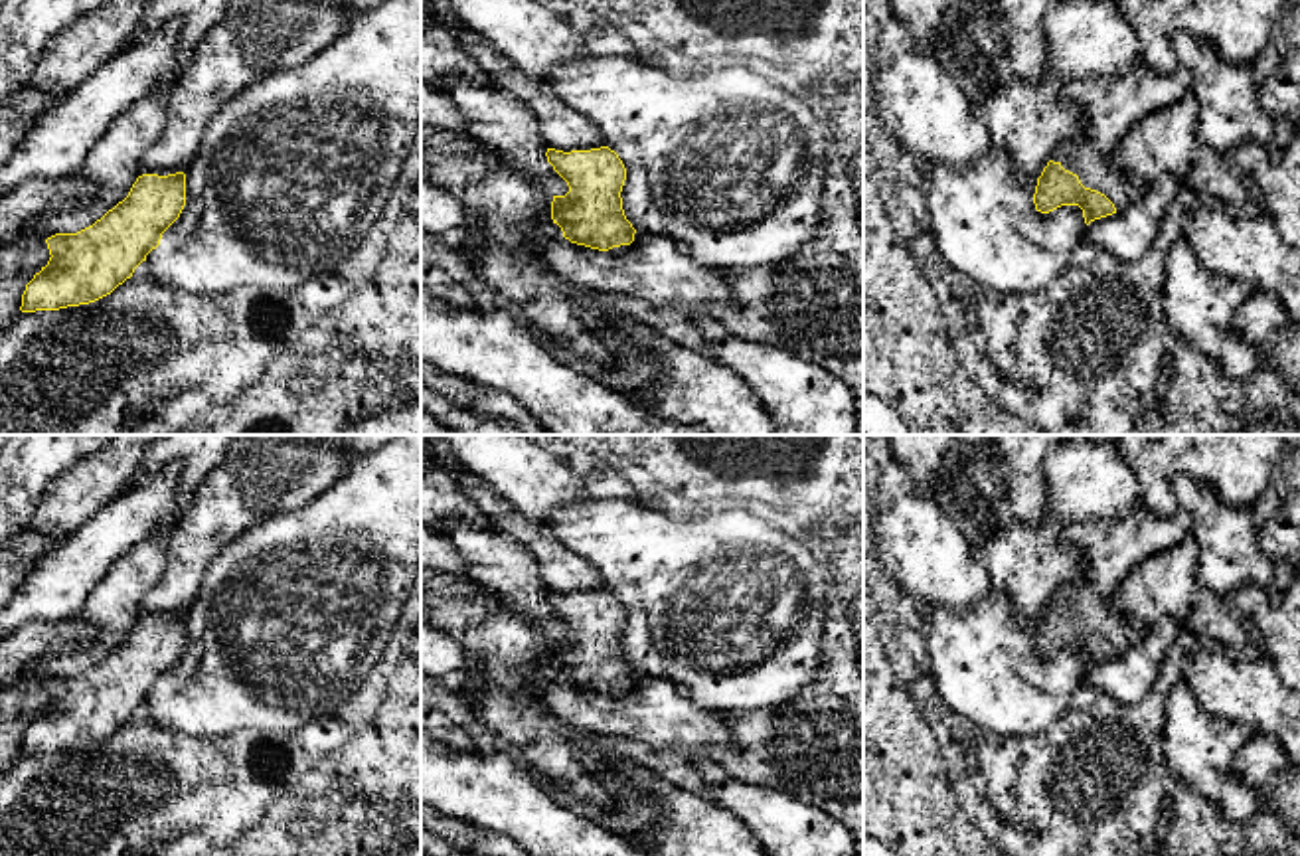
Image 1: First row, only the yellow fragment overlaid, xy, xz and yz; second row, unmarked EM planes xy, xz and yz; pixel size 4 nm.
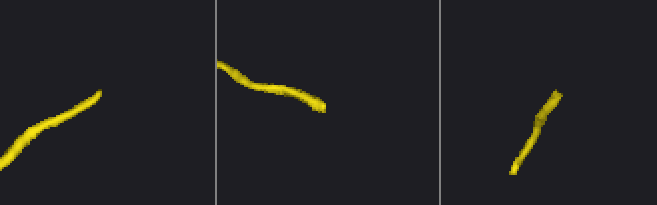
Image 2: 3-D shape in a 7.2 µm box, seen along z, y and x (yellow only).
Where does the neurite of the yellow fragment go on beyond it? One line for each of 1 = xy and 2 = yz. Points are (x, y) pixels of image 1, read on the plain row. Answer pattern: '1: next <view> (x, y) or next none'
1: next none
2: next yz (1099, 615)

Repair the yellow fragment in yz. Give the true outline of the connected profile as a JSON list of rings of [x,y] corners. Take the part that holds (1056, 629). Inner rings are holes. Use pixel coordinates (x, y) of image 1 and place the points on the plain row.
[[[1081,575],[1055,593],[1037,621],[1033,646],[1041,656],[1079,648],[1089,668],[1126,650],[1140,631],[1118,611],[1114,599],[1100,599]]]

